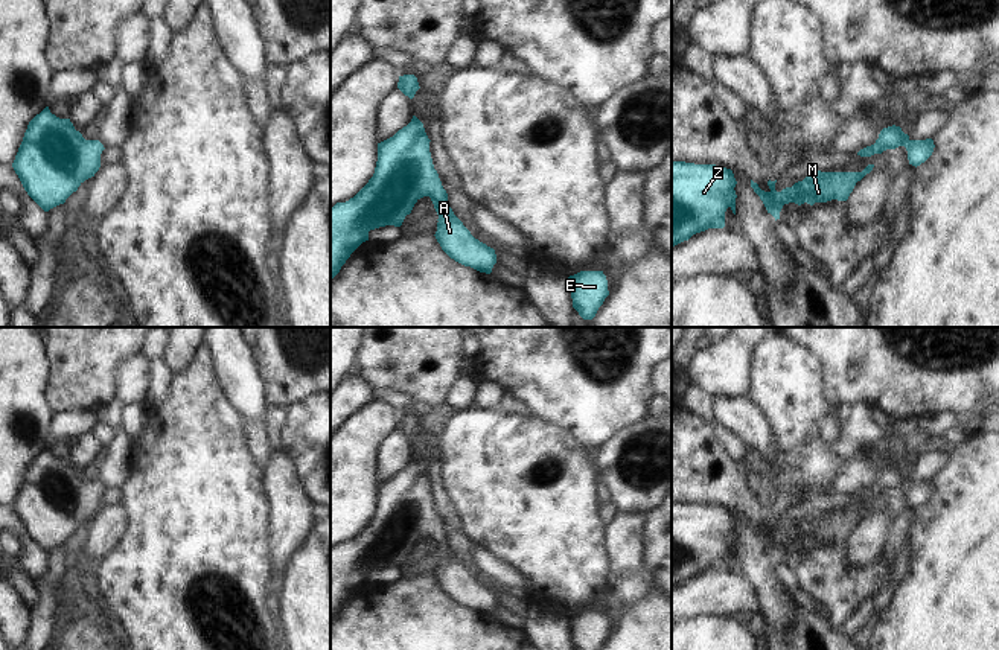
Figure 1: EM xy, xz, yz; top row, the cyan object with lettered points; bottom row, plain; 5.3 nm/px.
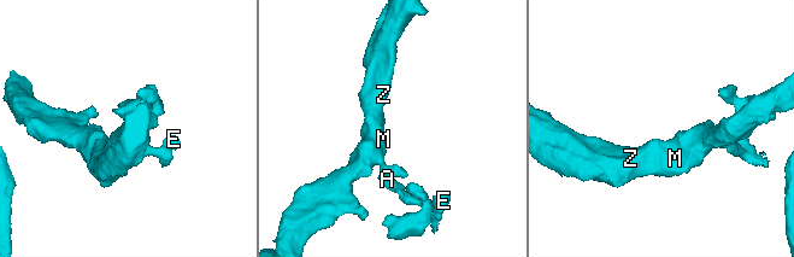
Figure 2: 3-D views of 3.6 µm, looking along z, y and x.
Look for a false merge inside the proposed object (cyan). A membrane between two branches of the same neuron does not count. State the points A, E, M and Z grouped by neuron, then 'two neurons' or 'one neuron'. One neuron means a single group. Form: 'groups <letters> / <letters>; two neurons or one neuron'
groups A E M Z; one neuron

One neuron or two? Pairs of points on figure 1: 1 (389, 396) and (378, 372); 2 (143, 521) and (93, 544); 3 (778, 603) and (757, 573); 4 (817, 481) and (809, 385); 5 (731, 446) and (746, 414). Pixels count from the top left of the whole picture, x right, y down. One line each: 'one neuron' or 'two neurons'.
1: two neurons
2: two neurons
3: one neuron
4: one neuron
5: two neurons

